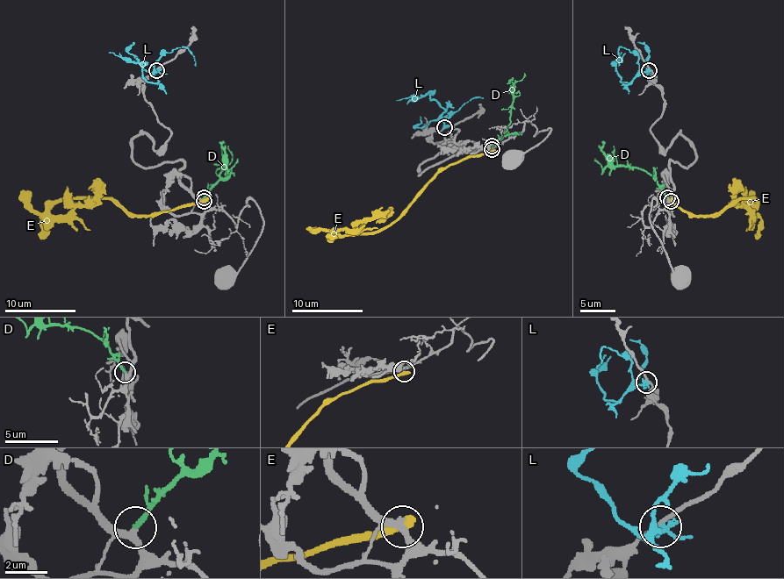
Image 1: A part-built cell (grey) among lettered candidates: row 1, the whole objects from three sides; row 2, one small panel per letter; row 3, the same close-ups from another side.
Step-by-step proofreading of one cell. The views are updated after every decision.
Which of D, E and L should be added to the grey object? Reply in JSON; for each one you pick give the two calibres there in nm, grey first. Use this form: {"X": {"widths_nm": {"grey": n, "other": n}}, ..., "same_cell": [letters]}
{"D": {"widths_nm": {"grey": 240, "other": 240}}, "same_cell": ["D"]}

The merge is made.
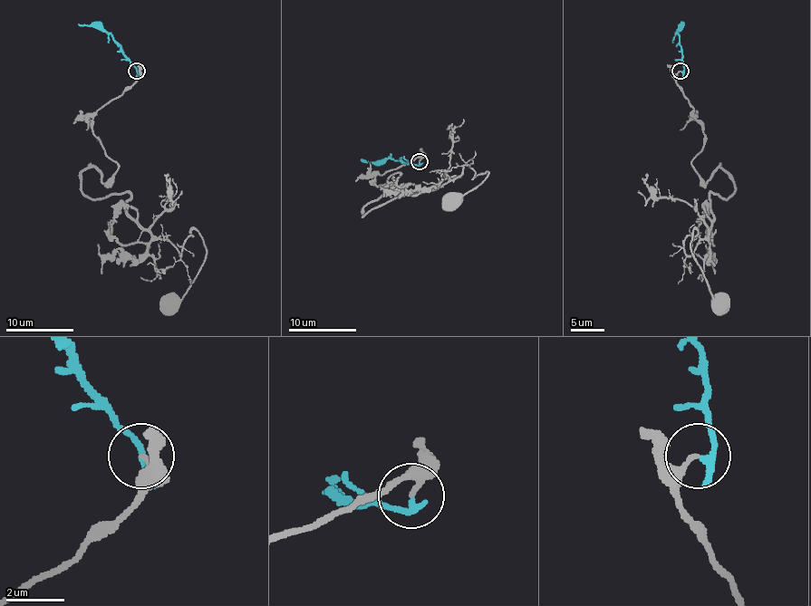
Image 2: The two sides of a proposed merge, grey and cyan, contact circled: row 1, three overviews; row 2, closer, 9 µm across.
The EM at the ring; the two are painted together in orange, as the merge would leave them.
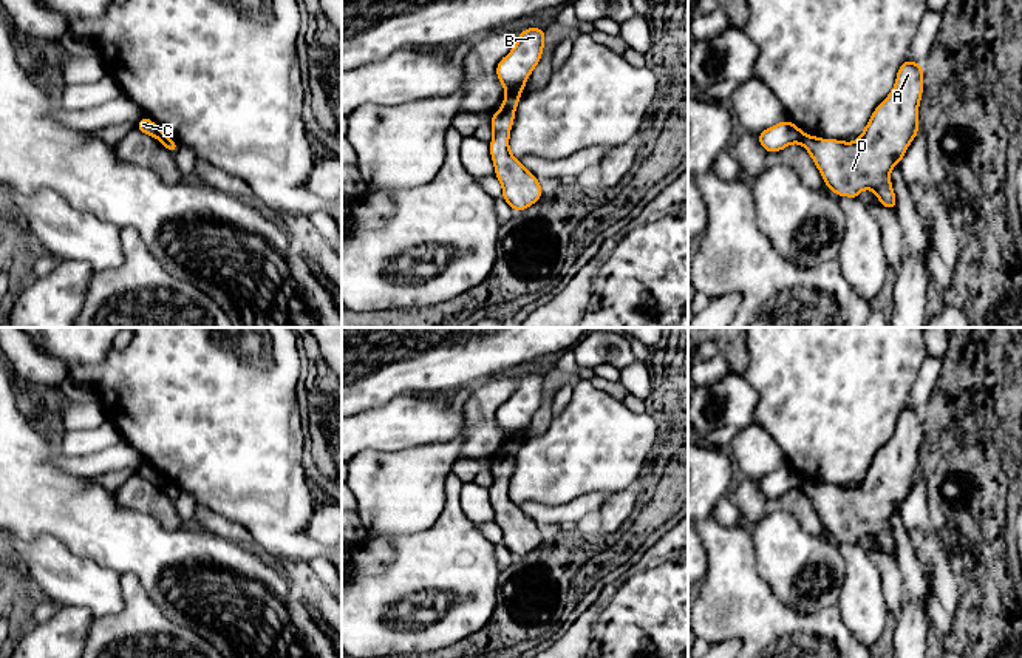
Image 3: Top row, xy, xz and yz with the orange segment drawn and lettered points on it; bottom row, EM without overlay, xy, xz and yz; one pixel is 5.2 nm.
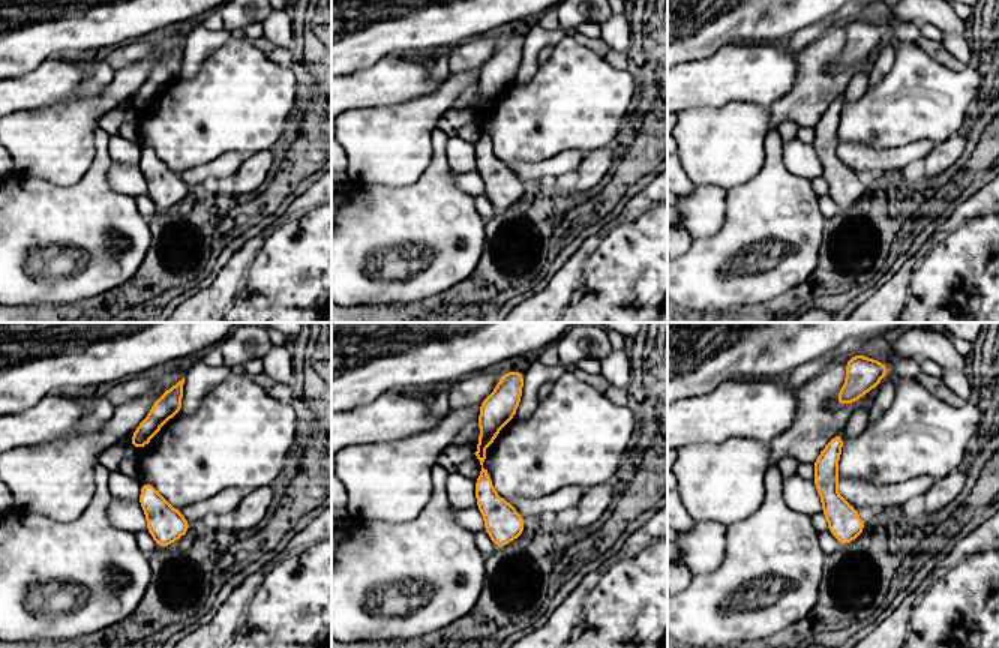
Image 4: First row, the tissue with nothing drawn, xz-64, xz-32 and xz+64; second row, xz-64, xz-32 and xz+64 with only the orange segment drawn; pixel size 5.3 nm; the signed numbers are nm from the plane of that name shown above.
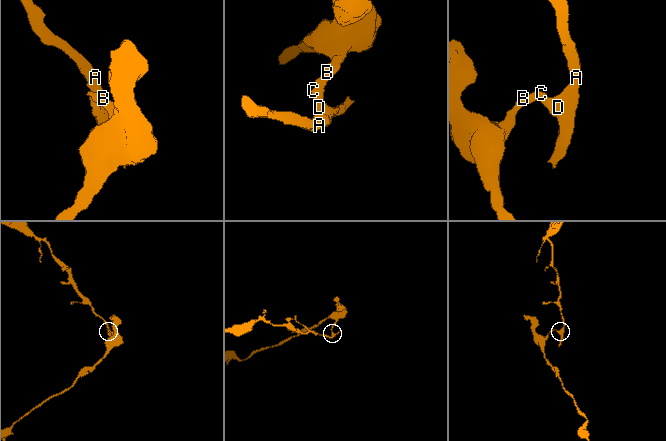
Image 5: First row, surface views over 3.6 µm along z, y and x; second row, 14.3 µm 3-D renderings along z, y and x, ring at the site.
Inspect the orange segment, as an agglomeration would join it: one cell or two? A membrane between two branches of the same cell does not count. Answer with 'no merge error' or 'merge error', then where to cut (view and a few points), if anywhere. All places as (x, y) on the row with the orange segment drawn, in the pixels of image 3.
merge error; cut xz (521, 90), (512, 90), (507, 94)

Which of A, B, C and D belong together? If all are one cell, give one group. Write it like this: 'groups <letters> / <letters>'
groups A D / B C

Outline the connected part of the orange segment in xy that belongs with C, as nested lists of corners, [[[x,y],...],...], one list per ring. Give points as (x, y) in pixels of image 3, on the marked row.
[[[141,117],[136,122],[136,128],[158,141],[164,139],[167,134],[164,133],[164,130],[161,130],[152,119],[148,117]]]

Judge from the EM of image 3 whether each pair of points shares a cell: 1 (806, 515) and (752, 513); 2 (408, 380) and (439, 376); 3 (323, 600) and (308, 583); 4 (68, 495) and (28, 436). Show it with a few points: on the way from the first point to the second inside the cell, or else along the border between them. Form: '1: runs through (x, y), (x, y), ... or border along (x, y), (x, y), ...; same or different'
1: runs through (792, 505), (766, 505); same
2: runs through (416, 380), (427, 380), (432, 376); same
3: runs through (319, 595), (311, 587); same
4: runs through (54, 481), (28, 454), (28, 450); same

